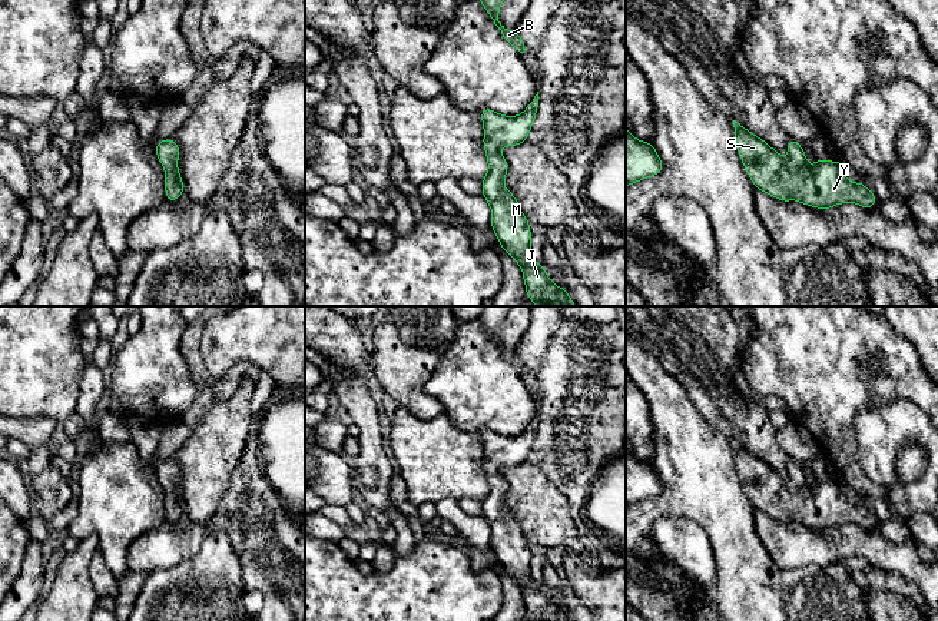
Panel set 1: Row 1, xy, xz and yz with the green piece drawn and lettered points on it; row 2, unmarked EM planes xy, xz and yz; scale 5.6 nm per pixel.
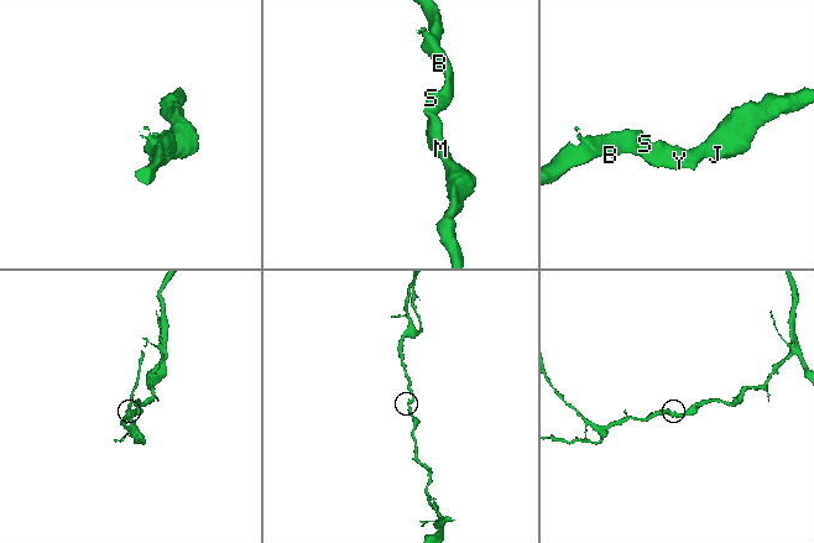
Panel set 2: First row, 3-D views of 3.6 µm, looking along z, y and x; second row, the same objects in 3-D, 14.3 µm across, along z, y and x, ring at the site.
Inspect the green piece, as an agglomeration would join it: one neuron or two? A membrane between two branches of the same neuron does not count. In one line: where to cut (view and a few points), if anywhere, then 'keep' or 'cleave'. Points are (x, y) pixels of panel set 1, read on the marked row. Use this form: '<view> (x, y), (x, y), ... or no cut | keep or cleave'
no cut | keep

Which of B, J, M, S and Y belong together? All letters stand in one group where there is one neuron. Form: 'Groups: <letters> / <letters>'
Groups: B J M S Y

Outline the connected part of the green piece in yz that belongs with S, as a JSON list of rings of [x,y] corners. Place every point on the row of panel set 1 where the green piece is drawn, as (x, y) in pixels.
[[[733,120],[735,140],[742,163],[756,190],[778,200],[798,200],[802,205],[829,210],[835,205],[856,203],[872,209],[876,196],[861,182],[852,183],[843,175],[841,160],[806,162],[805,152],[793,139],[788,142],[788,159],[765,140]]]

